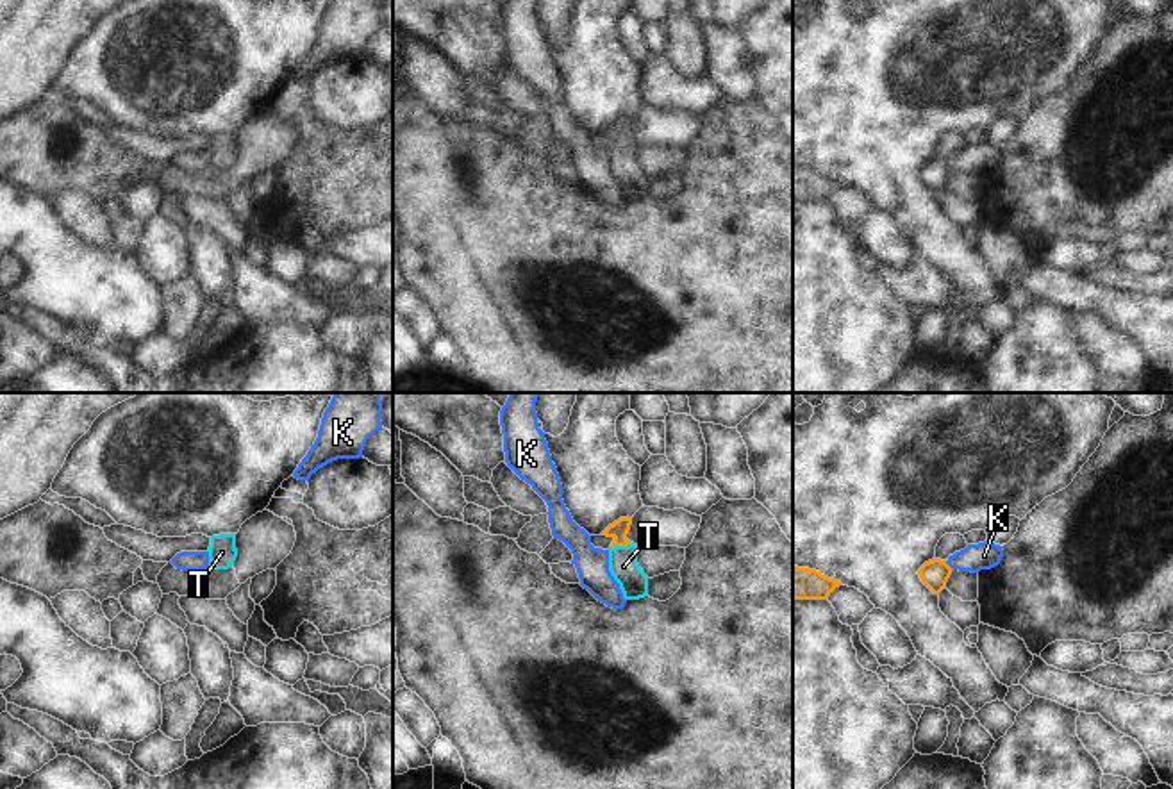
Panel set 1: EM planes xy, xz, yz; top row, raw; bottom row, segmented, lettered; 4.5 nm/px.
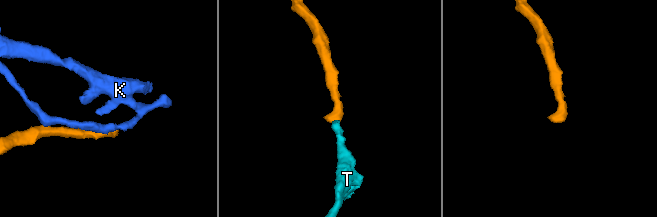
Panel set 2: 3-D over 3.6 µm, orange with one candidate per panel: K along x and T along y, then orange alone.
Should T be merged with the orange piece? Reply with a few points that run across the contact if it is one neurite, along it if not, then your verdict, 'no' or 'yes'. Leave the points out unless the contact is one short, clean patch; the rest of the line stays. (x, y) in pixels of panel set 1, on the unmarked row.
xz (618, 129), (622, 145), (623, 166) | yes

